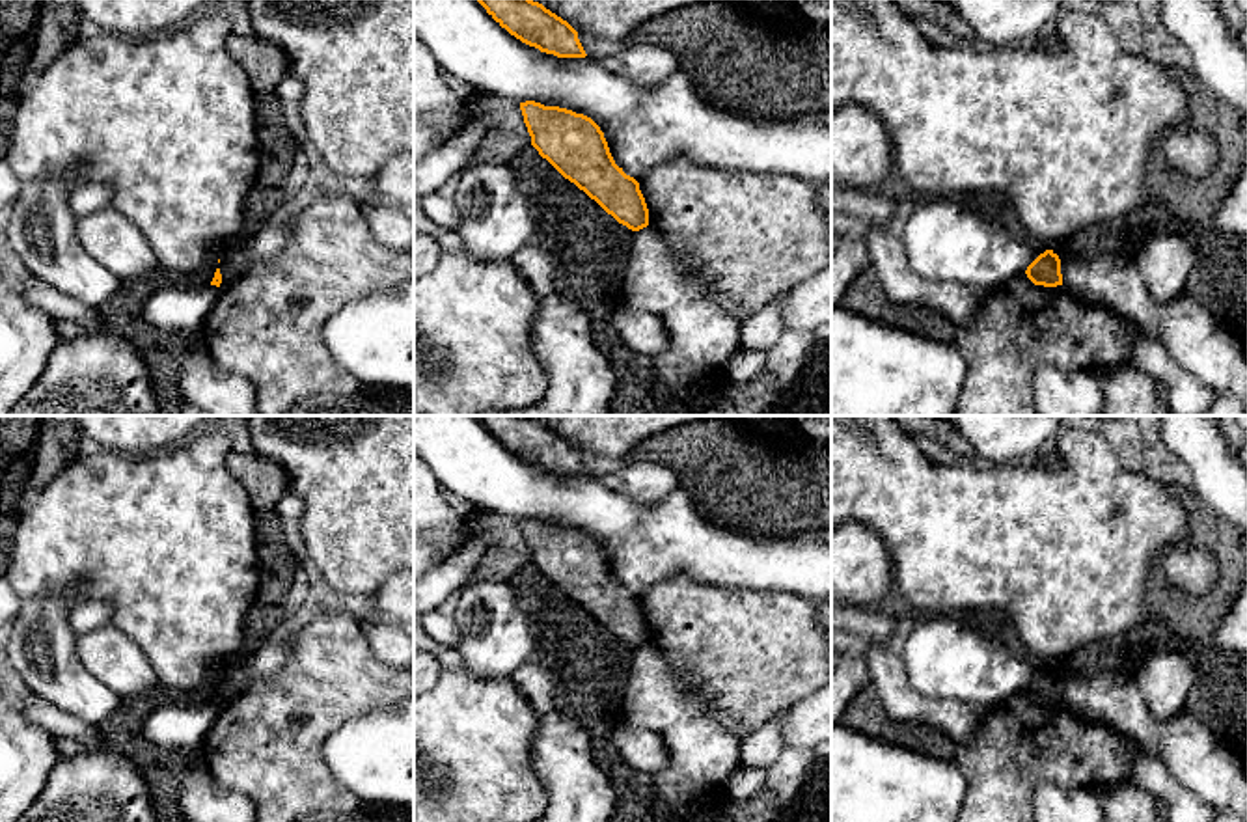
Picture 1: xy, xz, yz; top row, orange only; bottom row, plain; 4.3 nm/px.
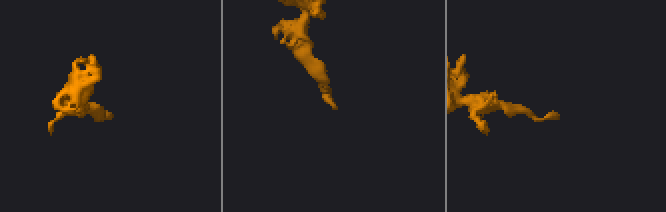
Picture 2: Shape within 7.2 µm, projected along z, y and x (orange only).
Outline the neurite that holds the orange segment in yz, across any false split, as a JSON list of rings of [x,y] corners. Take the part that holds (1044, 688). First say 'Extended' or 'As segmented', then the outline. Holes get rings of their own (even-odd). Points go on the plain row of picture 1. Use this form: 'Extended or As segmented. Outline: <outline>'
As segmented. Outline: [[[1053,667],[1040,671],[1025,688],[1035,703],[1057,705],[1062,703],[1061,677]]]

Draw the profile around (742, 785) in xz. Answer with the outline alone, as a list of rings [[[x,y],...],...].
[[[766,768],[734,770],[727,779],[727,796],[733,803],[744,803],[766,785]]]

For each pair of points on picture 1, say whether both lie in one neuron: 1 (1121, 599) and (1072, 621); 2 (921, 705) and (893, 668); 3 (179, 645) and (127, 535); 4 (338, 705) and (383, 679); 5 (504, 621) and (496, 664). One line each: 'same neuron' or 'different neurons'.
1: same neuron
2: same neuron
3: same neuron
4: same neuron
5: same neuron

